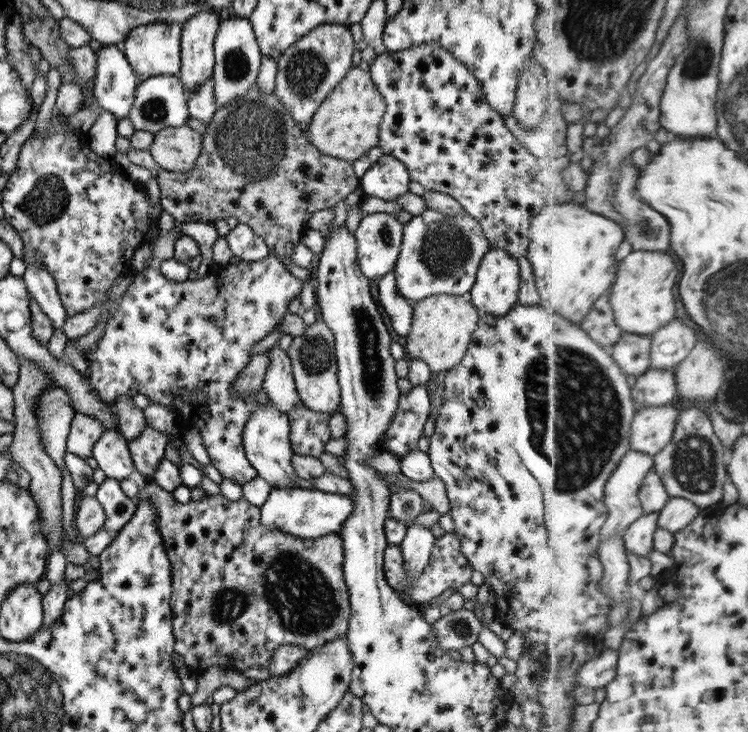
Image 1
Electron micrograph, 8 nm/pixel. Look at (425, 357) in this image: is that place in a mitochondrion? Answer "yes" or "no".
no

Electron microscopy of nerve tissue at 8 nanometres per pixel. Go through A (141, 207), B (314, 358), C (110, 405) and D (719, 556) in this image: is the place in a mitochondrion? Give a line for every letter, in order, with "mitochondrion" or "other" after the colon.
A: other
B: mitochondrion
C: other
D: other

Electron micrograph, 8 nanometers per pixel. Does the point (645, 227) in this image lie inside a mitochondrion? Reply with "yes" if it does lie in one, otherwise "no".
yes

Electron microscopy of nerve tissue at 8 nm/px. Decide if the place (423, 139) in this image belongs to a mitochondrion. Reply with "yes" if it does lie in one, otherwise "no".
no

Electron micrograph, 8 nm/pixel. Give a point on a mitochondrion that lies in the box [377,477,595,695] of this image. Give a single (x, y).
(461, 628)

